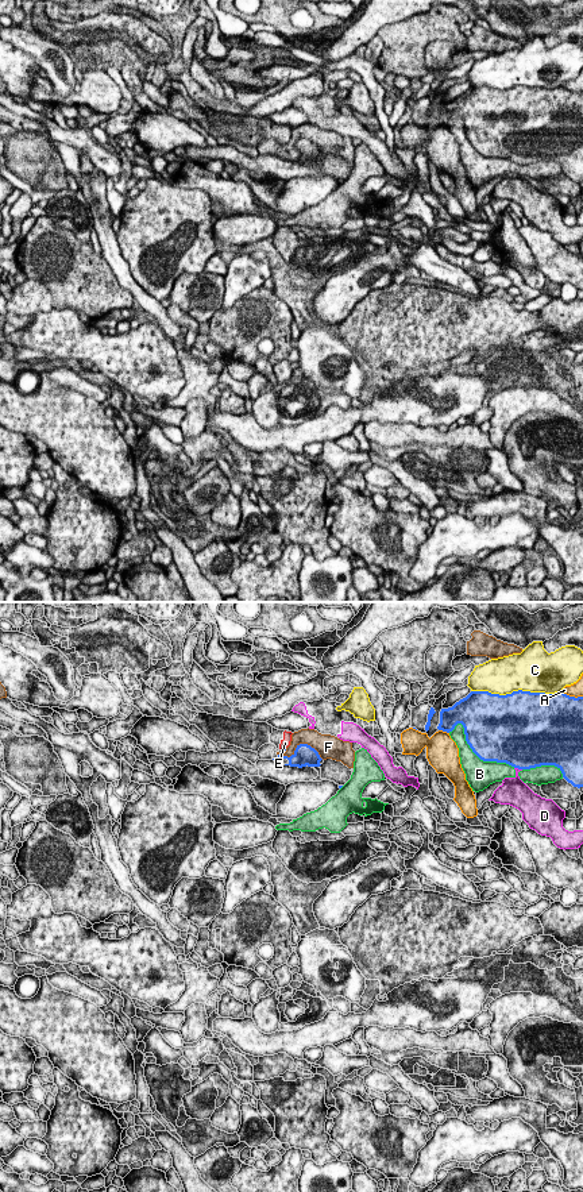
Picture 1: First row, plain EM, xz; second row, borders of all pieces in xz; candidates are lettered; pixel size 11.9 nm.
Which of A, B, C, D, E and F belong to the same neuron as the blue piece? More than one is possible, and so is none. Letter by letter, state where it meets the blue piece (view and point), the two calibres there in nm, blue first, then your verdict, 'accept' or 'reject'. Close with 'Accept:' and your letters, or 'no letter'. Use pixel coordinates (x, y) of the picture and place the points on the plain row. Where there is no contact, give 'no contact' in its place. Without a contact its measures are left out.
A: xz (444, 126) | 240/380 nm | reject
B: xz (474, 147) | 500/320 nm | reject
C: xz (517, 87) | 500/440 nm | reject
D: xz (518, 164) | 500/280 nm | reject
E: xz (282, 145) | 30/120 nm | reject
F: xz (301, 139) | 260/220 nm | reject
Accept: no letter

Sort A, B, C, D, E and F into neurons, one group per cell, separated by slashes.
A / B / C / D / E / F

